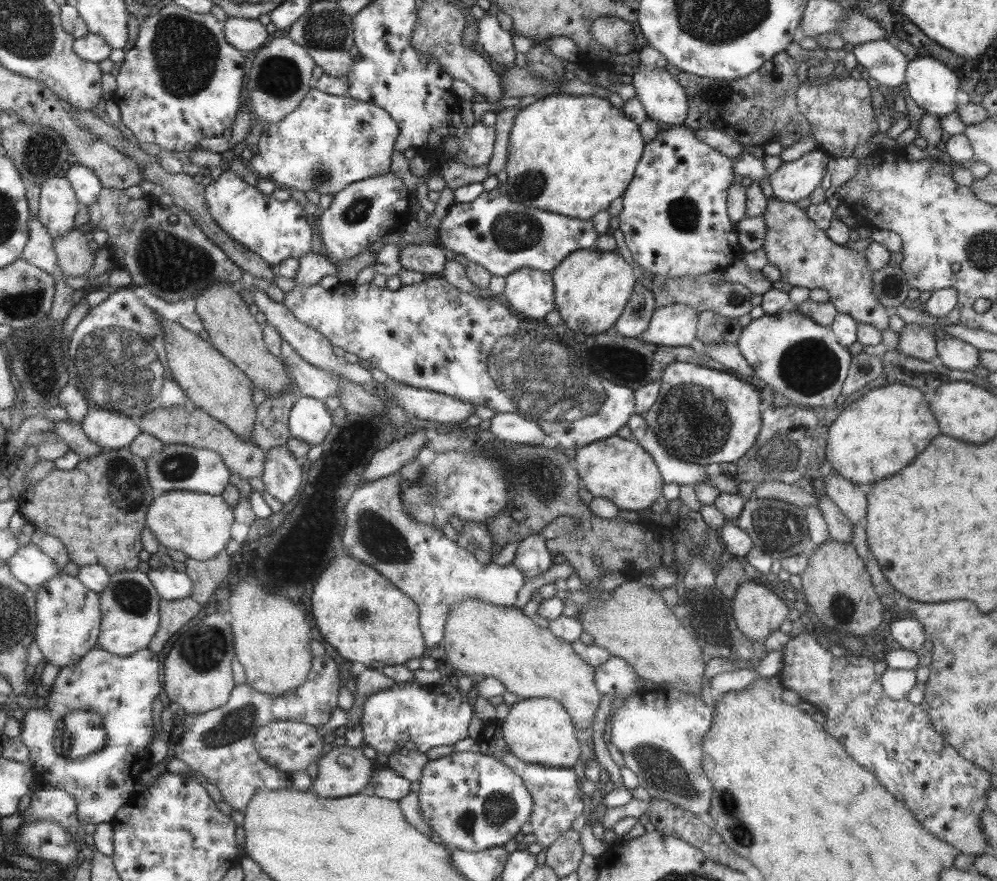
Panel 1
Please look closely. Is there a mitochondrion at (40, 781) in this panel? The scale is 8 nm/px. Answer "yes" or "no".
no

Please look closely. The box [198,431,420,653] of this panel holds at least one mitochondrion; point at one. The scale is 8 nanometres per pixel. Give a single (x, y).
(378, 537)

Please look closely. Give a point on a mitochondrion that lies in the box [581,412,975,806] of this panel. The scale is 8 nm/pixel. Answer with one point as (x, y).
(661, 768)

